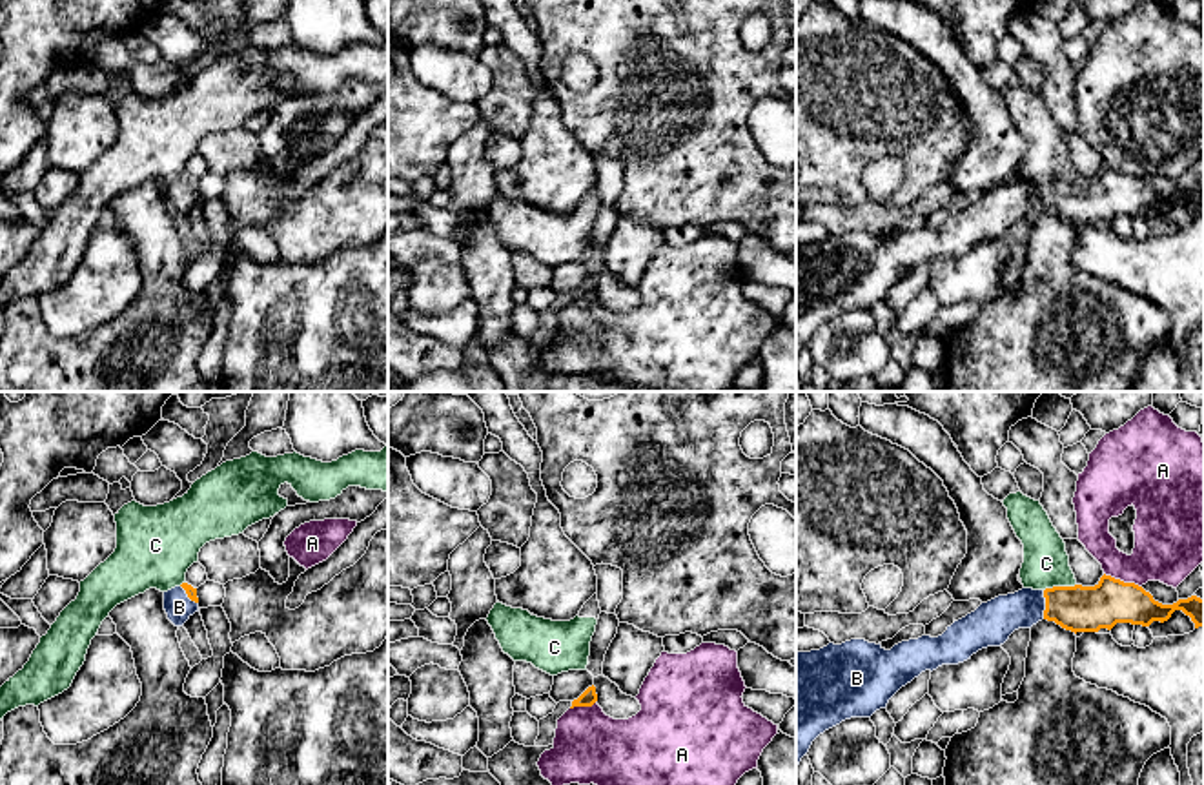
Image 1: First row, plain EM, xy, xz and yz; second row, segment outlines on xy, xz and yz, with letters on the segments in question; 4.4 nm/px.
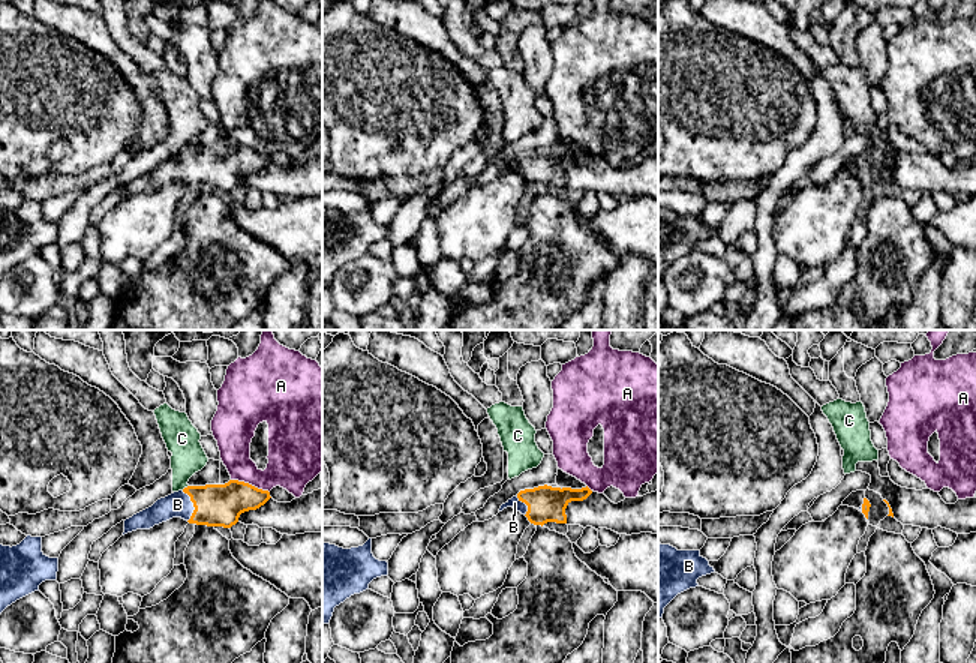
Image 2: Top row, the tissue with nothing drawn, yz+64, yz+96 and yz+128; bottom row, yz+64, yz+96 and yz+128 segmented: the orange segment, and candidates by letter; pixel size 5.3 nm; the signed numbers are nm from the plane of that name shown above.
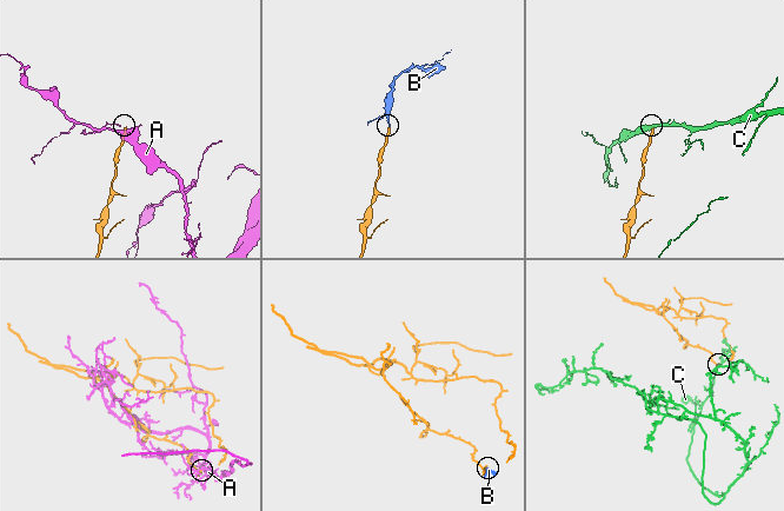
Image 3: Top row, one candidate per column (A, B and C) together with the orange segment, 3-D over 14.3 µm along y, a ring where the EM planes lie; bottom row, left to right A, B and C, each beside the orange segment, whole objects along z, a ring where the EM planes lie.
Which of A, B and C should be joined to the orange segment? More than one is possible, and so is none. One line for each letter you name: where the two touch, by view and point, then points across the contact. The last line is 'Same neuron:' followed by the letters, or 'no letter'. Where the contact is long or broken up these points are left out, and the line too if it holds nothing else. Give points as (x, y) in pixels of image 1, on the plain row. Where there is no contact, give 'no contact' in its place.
B: contact yz (1046, 197); way yz (1079, 201), (1046, 197), (1030, 197), (993, 214)
Same neuron: B

